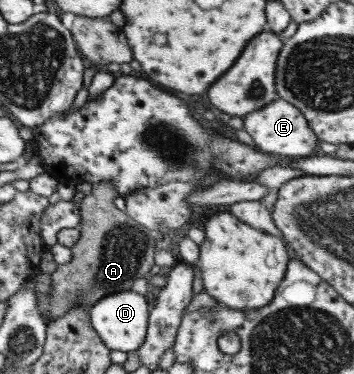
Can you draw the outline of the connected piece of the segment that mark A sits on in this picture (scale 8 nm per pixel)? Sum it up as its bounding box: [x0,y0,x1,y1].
[37,181,164,321]

